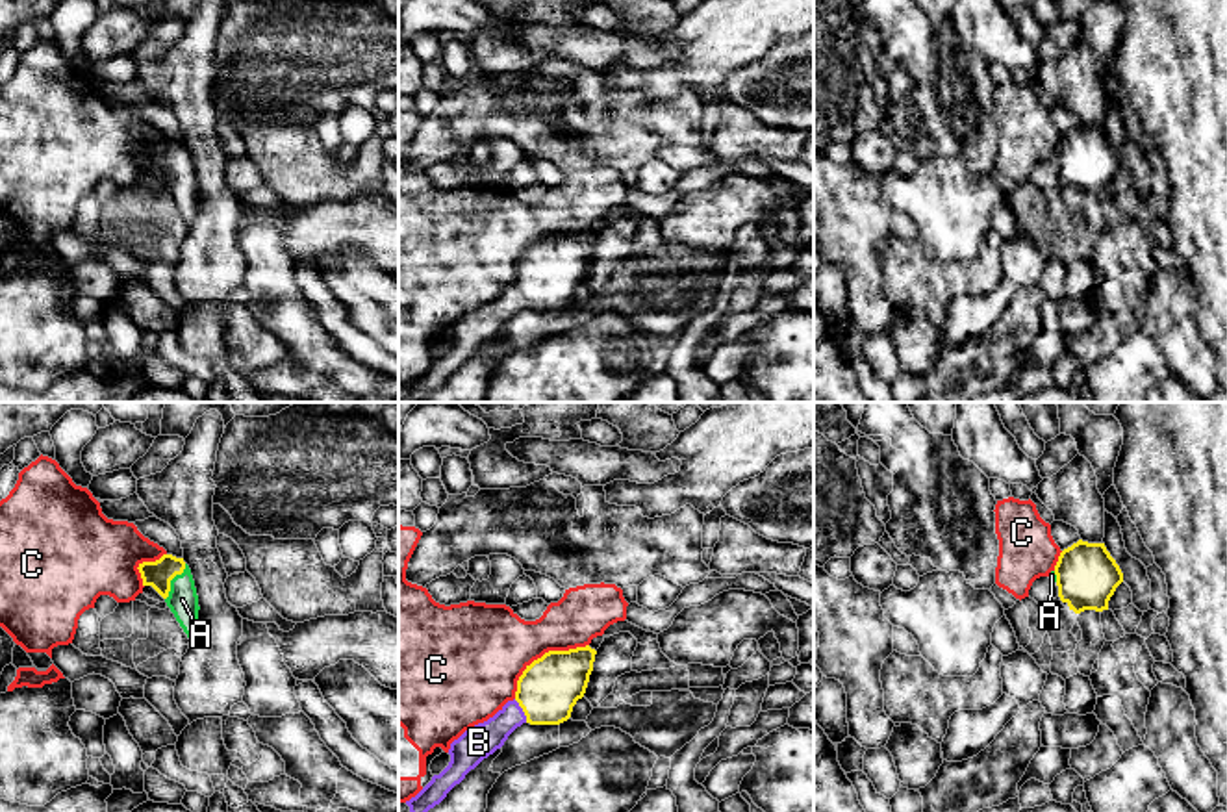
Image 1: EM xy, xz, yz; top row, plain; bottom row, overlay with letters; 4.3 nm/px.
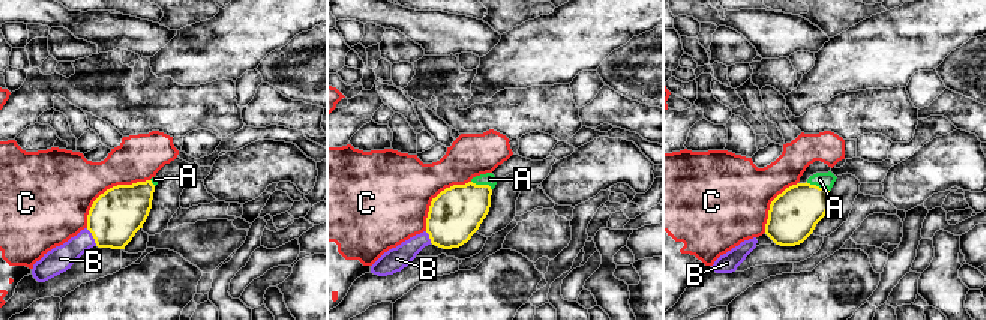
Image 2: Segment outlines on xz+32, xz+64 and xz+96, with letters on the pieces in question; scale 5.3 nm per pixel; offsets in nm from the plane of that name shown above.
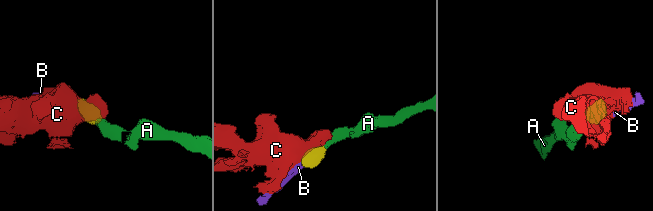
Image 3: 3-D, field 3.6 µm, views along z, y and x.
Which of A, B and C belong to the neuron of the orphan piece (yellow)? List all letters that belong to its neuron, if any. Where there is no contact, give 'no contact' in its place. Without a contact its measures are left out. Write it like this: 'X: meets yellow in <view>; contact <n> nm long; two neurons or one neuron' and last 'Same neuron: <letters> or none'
A: meets yellow in xy; contact 180 nm long; one neuron
B: meets yellow in xz; contact 120 nm long; one neuron
C: meets yellow in xz; contact 400 nm long; two neurons
Same neuron: A, B

